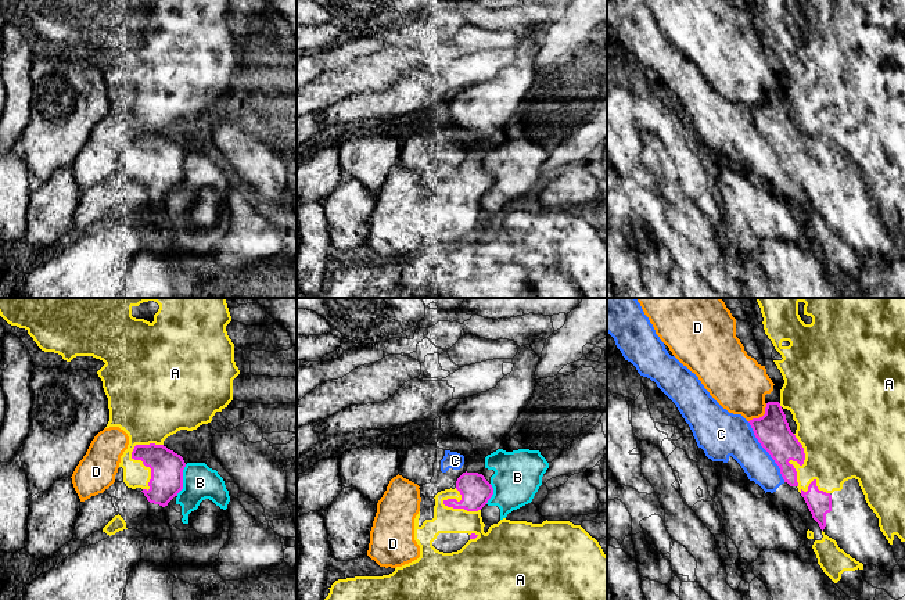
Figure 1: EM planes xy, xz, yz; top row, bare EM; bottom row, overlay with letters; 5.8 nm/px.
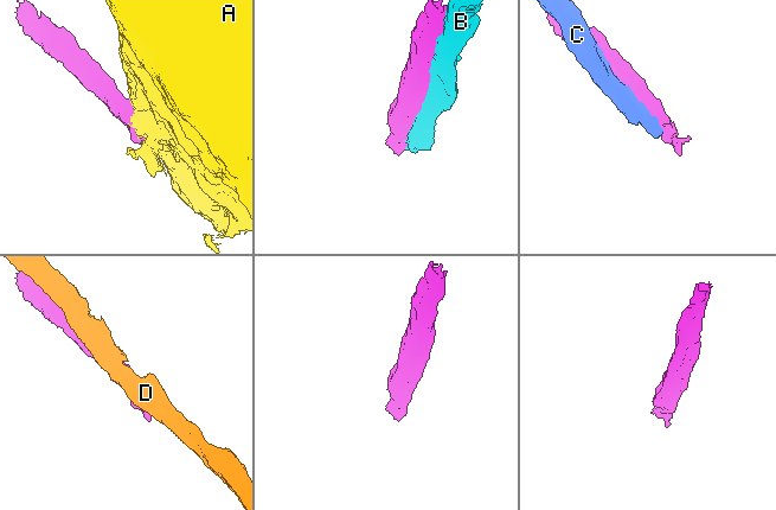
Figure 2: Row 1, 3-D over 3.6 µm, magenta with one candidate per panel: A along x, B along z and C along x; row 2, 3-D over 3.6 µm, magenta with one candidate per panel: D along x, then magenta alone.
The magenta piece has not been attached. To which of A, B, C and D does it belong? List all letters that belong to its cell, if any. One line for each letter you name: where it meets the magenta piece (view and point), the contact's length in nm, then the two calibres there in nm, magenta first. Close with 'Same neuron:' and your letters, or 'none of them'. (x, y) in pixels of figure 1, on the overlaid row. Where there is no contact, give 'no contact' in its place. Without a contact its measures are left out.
Same neuron: none of them

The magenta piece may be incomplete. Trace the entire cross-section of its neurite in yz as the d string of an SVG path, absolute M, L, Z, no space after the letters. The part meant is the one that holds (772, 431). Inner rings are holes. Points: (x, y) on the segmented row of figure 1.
M768 402L765 414L748 421L761 446L771 455L780 468L780 474L790 486L798 486L797 471L789 461L804 464L802 445L791 432L786 414L779 402Z

